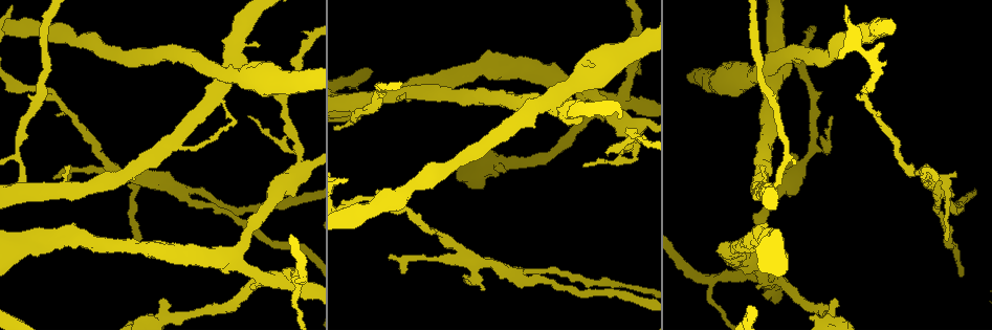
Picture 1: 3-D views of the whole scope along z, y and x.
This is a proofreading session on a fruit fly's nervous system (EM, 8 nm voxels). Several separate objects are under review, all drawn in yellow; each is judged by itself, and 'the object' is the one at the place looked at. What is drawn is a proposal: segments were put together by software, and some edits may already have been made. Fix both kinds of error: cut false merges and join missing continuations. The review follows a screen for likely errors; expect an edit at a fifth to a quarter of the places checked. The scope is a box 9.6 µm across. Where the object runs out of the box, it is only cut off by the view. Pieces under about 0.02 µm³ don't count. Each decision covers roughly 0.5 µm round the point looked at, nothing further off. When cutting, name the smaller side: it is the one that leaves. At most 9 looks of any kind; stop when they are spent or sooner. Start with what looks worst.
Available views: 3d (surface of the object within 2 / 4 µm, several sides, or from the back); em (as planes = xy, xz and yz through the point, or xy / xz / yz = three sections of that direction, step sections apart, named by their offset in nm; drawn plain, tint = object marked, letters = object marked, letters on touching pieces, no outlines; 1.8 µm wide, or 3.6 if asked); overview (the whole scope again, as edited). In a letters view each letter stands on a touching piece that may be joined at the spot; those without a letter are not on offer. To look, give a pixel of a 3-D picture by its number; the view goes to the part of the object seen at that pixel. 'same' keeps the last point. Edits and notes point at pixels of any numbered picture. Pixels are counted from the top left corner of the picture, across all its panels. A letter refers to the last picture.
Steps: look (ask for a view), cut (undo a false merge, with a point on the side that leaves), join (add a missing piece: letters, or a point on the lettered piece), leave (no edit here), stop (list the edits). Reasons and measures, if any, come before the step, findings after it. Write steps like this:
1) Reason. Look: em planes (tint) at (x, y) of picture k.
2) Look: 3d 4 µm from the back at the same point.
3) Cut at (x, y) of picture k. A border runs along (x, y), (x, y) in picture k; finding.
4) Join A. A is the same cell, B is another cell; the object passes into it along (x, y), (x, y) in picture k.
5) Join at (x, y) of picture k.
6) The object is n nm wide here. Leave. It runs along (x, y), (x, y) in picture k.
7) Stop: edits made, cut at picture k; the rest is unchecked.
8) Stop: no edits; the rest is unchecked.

Sudden change in width. Look: em planes (plain) at (471, 262) of picture 1.

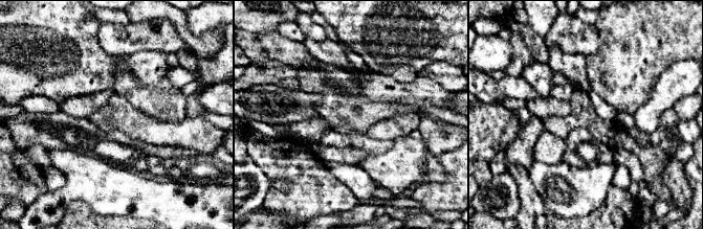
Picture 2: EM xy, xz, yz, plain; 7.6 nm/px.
Look: em planes (letters) at the same point.

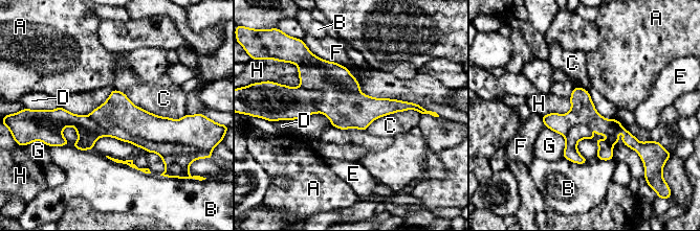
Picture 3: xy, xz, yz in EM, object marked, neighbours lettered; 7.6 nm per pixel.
Cut at (165, 149) of picture 3. A, B, C, D, E, F, G and H are other cells; the part that leaves runs along (53, 112), (88, 131), (170, 146) in picture 3; a second cell is stuck on.

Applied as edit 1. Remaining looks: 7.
Redraw. Look: overview.

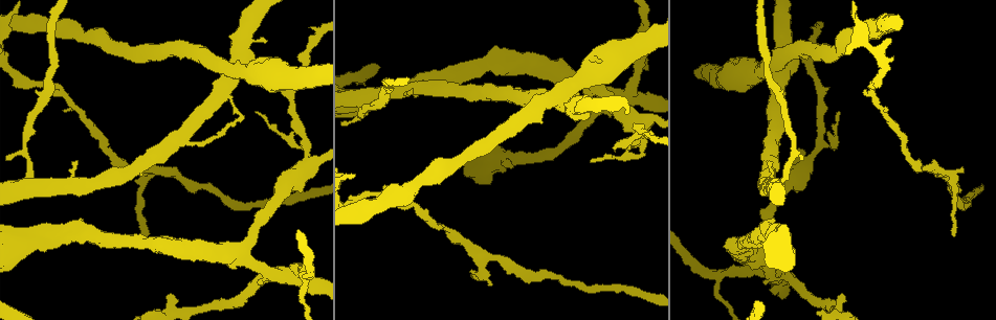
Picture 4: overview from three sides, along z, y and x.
Two arms at a narrow angle. Look: 3d 2 µm at (773, 275) of picture 4.

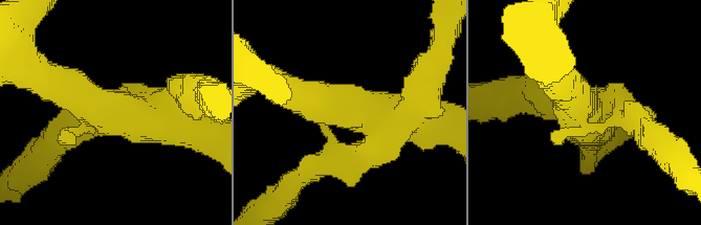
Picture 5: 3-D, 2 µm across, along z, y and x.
4 arms meet here. Look: em planes (tint) at (107, 108) of picture 5.

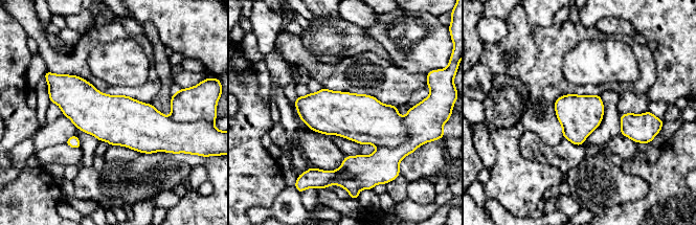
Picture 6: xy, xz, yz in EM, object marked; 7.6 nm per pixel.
See the neighbours. Look: em planes (letters) at the same point.

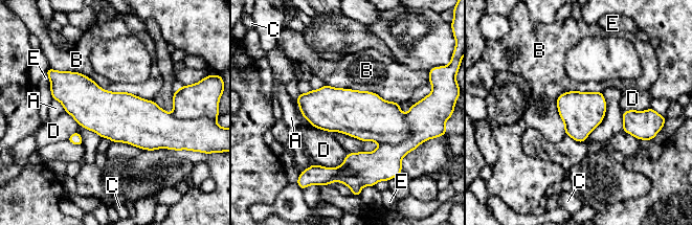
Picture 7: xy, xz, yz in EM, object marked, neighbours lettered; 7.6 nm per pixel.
The longest contact is with B, 800 nm. Cut at (426, 118) of picture 7. A, B, C, D and E are other cells; a second cell is stuck on.

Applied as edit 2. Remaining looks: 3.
Redraw. Look: overview.

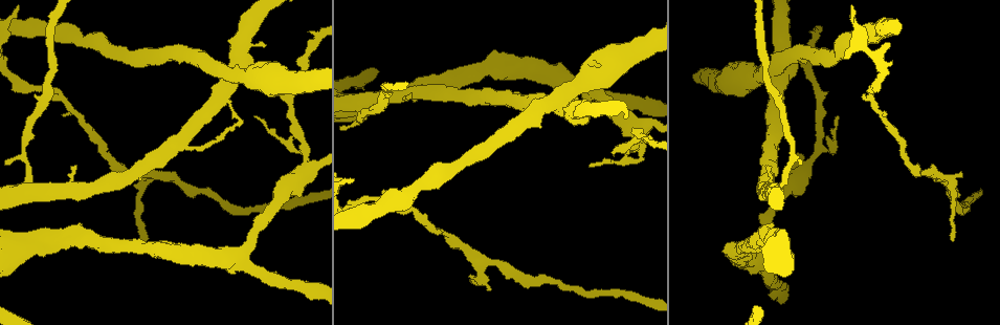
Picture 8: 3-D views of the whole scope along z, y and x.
Look: em 3.6 µm planes (letters) at (378, 197) of picture 8.

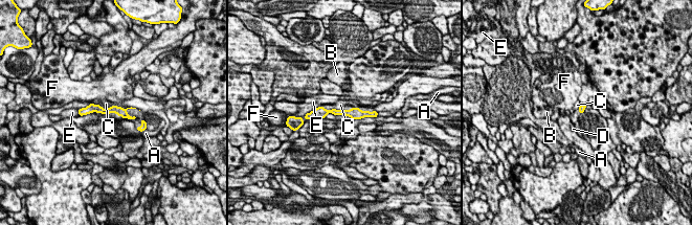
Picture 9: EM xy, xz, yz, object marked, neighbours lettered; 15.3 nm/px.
Leave. A, B, C, D, E and F are other cells; a border runs along (129, 107), (77, 109) in picture 9; all the same cell.

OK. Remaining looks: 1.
Stop: edits made, cut at picture 3, cut at picture 7; the rest is unchecked.

